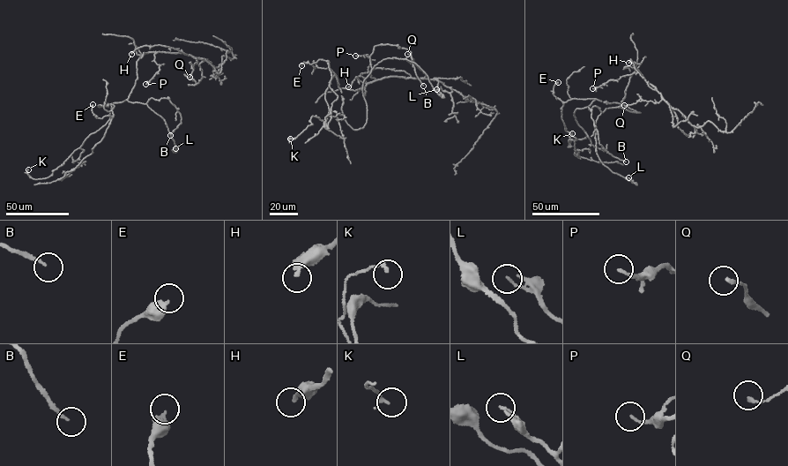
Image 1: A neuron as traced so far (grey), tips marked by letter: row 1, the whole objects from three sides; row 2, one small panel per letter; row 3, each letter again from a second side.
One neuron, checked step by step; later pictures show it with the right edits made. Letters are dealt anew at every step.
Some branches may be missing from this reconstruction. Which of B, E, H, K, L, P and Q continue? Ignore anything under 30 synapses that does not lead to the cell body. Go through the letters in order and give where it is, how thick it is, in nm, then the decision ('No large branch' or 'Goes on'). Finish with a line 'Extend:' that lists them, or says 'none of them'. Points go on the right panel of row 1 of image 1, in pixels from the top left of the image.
B: Place: (626, 161). Thickness 160 nm. Goes on
E: Place: (558, 82). Thickness 440 nm. No large branch
H: Place: (628, 63). Thickness 320 nm. Goes on
K: Place: (572, 133). Thickness 140 nm. No large branch
L: Place: (628, 177). Thickness 120 nm. No large branch
P: Place: (592, 88). Thickness 160 nm. No large branch
Q: Place: (624, 105). Thickness 160 nm. No large branch
Extend: B, H

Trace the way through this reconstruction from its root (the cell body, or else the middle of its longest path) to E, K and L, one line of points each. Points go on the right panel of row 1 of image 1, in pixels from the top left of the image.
E: (621, 104), (619, 107), (640, 113), (619, 103), (594, 98), (562, 101), (553, 94), (553, 86), (558, 82)
K: (621, 104), (619, 107), (640, 113), (596, 99), (574, 112), (586, 136), (568, 139), (568, 147), (572, 133)
L: (621, 104), (605, 108), (598, 116), (594, 124), (596, 149), (602, 163), (635, 184), (628, 177)

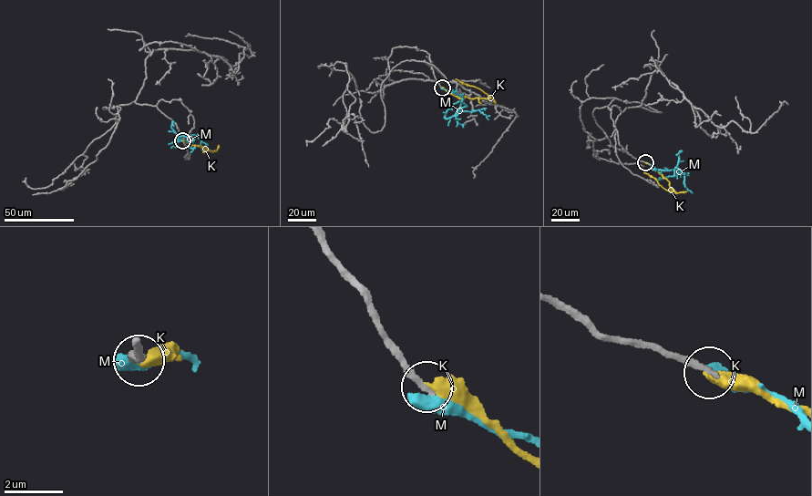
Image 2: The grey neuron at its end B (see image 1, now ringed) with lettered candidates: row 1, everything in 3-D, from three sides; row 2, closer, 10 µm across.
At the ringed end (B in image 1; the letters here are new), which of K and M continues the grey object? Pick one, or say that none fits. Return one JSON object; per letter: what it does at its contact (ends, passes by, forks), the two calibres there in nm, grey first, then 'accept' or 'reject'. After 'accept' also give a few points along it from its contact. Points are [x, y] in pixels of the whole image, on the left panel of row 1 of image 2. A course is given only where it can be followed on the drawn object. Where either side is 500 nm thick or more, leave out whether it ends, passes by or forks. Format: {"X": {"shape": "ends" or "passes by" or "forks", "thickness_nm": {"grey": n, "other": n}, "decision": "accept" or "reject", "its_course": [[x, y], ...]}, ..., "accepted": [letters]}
{"K": {"shape": "ends", "thickness_nm": {"grey": 220, "other": 480}, "decision": "accept", "its_course": [[182, 140], [215, 151], [198, 147]]}, "M": {"thickness_nm": {"grey": 200, "other": 550}, "decision": "reject"}, "accepted": ["K"]}

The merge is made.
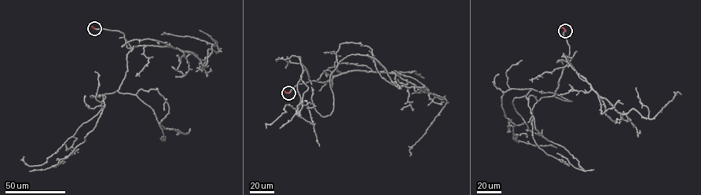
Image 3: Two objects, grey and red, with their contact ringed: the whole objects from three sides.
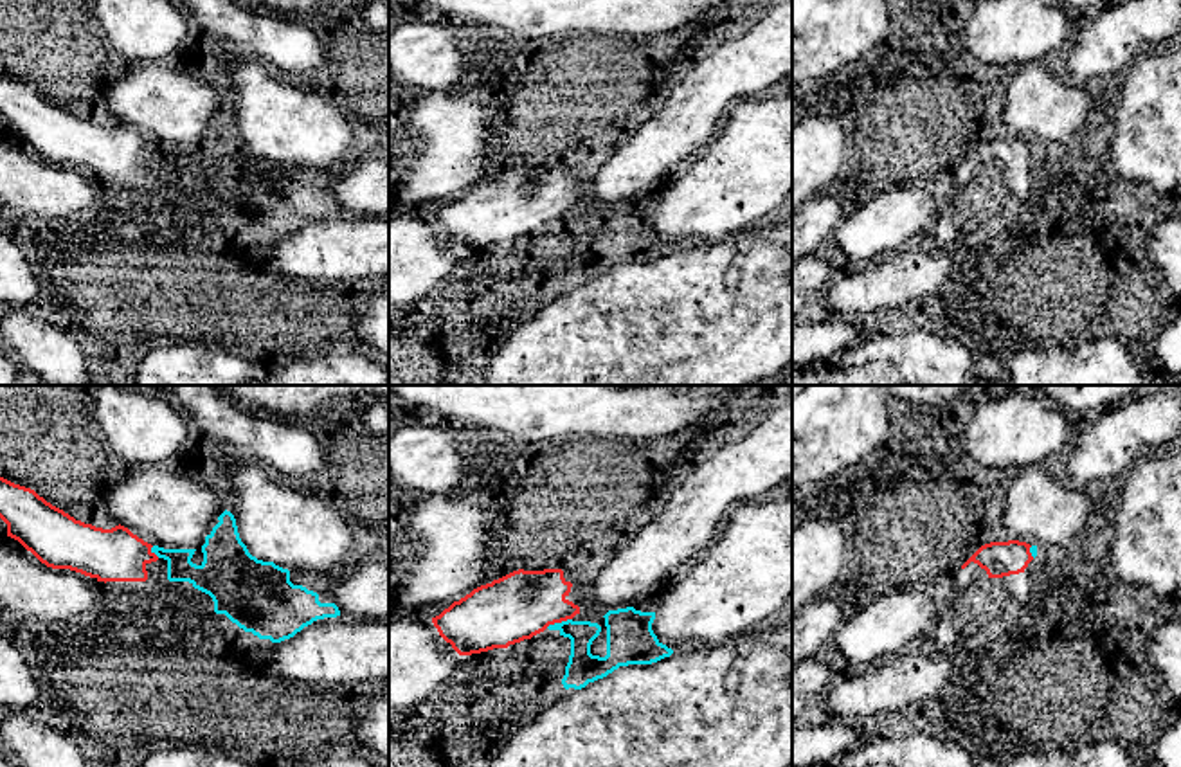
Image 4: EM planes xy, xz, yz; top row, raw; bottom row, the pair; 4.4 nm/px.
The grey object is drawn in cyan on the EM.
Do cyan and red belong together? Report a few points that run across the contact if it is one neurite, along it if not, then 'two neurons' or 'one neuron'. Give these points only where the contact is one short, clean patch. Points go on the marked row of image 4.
xz (582, 668), (580, 641), (558, 623), (539, 604), (522, 604) | one neuron

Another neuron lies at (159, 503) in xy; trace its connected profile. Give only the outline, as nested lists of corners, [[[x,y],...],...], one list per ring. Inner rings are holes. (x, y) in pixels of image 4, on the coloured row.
[[[142,465],[106,492],[110,515],[164,549],[198,549],[227,502],[173,465]]]

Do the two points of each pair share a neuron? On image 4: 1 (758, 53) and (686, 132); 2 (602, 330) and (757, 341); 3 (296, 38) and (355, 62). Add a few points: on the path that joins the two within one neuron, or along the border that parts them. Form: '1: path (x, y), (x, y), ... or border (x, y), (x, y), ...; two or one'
1: path (739, 72), (699, 112); one
2: path (640, 341), (719, 341); one
3: border (324, 51), (326, 62); two

